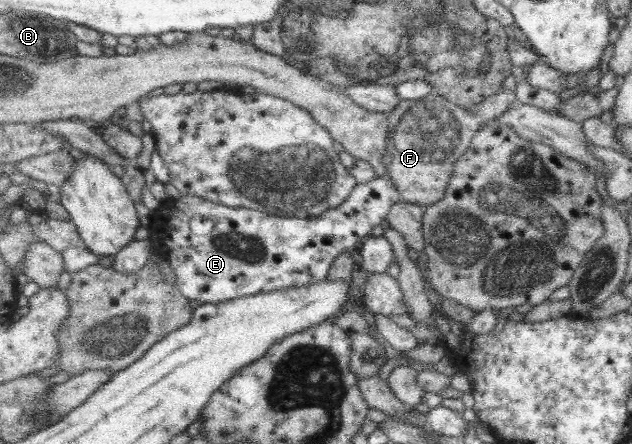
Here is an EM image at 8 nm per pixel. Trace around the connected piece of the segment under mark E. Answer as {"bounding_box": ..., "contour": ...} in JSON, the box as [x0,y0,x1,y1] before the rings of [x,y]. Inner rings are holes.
{"bounding_box":[150,176,403,303],"contour":[[[389,176],[375,177],[366,183],[357,183],[349,198],[340,207],[331,208],[321,216],[297,218],[269,216],[259,210],[230,207],[205,197],[180,194],[177,199],[166,199],[160,207],[150,213],[151,242],[155,254],[166,259],[176,275],[175,286],[186,297],[202,303],[220,303],[240,299],[244,296],[283,290],[297,286],[311,286],[325,280],[336,258],[351,248],[359,248],[360,243],[371,234],[373,228],[386,223],[390,208],[403,200],[395,181]],[[198,214],[215,223],[207,235],[195,235],[191,230],[191,218]]]}

